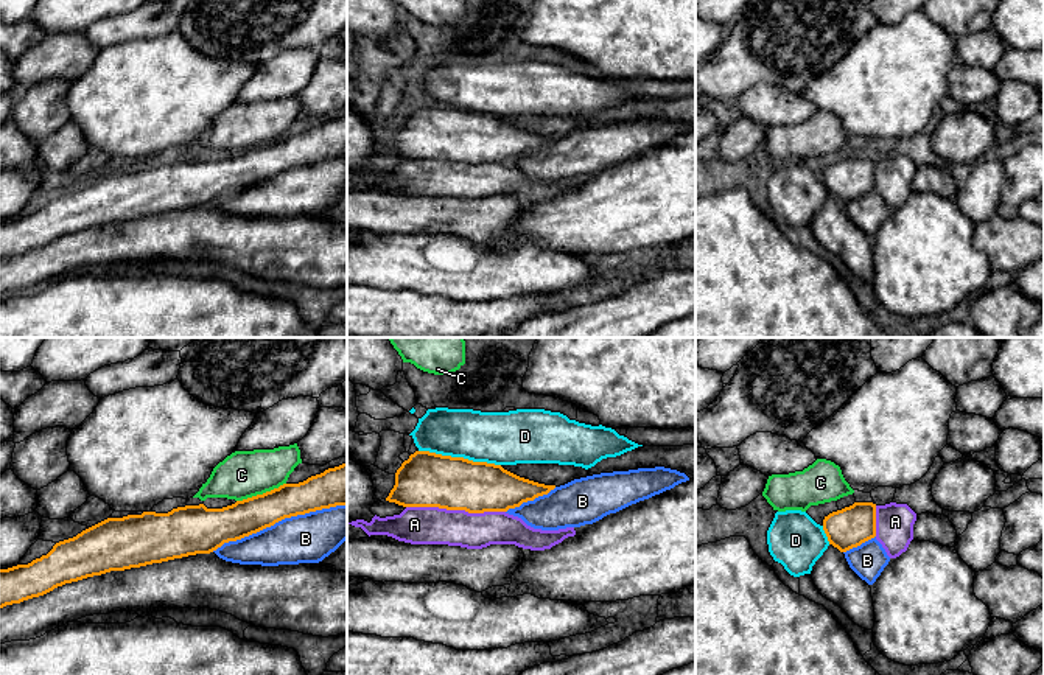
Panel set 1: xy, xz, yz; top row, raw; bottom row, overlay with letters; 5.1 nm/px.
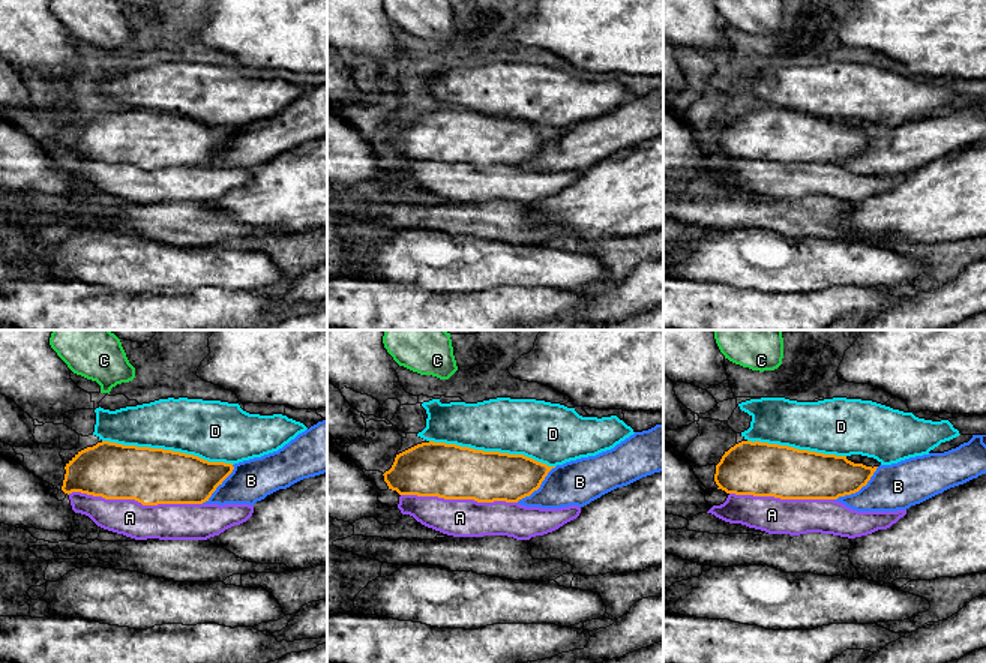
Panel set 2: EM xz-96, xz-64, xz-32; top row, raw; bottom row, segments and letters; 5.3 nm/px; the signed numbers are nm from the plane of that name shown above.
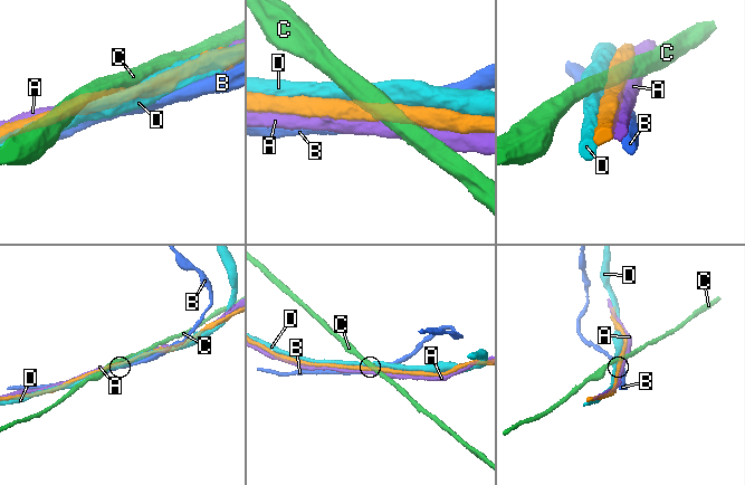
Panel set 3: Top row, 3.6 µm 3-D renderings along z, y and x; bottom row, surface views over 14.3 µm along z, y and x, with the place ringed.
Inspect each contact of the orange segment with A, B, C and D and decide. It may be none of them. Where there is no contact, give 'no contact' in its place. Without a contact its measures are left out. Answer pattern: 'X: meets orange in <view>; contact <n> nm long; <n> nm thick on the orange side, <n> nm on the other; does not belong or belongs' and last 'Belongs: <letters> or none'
A: meets orange in xz; contact 500 nm long; 280 nm thick on the orange side, 190 nm on the other; does not belong
B: meets orange in xy; contact 750 nm long; 190 nm thick on the orange side, 260 nm on the other; does not belong
C: meets orange in xy; contact 280 nm long; 190 nm thick on the orange side, 240 nm on the other; does not belong
D: meets orange in xz; contact 440 nm long; 280 nm thick on the orange side, 280 nm on the other; does not belong
Belongs: none

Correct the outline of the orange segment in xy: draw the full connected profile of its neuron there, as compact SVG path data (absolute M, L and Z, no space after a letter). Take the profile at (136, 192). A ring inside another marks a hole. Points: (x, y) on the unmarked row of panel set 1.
M347 114L328 120L299 135L257 146L222 160L204 156L173 160L168 165L143 163L123 170L107 170L73 190L59 193L53 201L28 216L0 221L0 260L44 247L58 238L110 222L124 222L196 205L210 205L224 194L257 185L275 174L310 163L347 157Z

